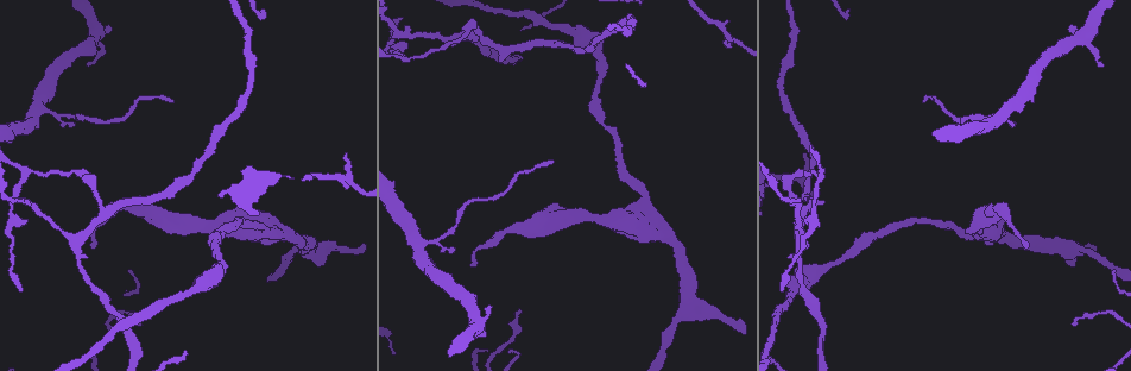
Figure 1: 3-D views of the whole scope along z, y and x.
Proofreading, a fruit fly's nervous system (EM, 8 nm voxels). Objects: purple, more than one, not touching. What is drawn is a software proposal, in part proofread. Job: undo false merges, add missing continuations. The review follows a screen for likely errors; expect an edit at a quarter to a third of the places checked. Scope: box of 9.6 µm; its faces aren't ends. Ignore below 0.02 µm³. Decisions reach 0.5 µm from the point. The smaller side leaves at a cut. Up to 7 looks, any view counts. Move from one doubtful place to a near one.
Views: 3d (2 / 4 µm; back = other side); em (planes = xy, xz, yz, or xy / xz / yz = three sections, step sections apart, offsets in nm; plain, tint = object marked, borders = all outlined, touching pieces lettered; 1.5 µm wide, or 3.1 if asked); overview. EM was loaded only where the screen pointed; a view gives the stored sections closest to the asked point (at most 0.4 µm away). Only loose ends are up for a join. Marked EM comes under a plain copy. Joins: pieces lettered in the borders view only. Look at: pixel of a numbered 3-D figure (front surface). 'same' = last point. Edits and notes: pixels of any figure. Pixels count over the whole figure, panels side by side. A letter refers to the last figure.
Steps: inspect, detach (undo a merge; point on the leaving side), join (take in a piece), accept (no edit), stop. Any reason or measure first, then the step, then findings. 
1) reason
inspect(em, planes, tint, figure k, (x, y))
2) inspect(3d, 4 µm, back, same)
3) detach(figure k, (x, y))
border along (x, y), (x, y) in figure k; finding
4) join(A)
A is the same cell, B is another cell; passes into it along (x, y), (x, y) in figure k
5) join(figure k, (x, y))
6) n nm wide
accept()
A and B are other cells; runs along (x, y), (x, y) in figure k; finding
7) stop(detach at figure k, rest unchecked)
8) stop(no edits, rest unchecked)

inspect(em, planes, tint, figure 1, (489, 307))

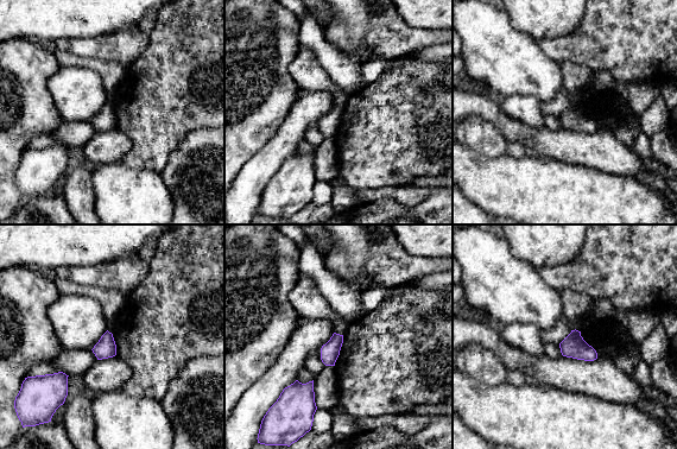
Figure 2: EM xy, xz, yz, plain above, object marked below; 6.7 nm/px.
see the neighbours
inspect(em, planes, borders, same)

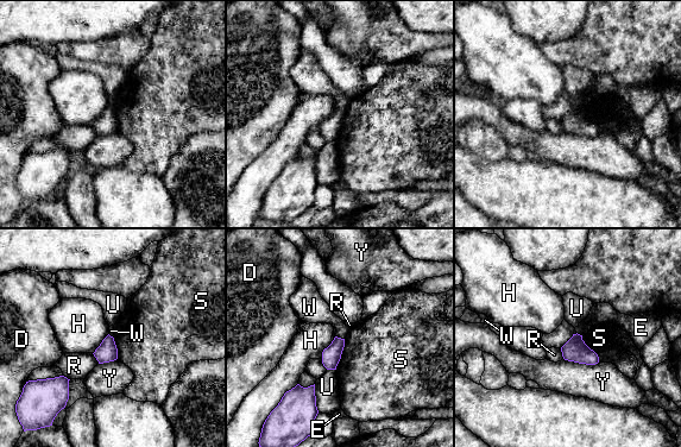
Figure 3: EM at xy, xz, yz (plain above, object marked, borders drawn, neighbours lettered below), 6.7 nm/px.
Y touches over 240 nm
accept()
D, E, H, R, S, U, W and Y are other cells; border along (345, 339), (341, 358), (335, 369) in figure 3; no lettered piece goes on from it

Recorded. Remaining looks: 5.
an open end
inspect(em, planes, borders, figure 1, (473, 267))

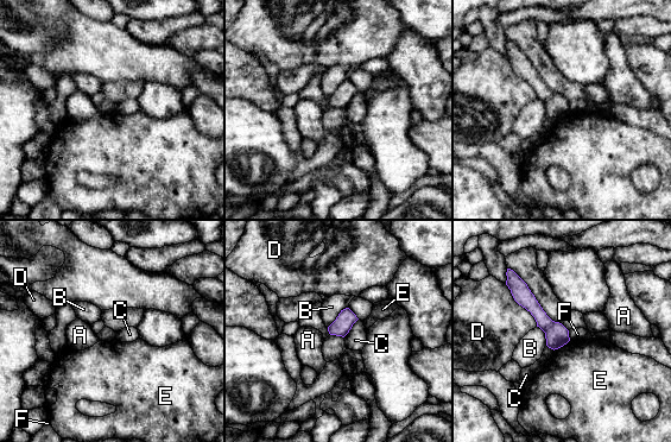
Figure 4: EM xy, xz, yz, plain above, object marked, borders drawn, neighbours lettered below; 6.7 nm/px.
120 nm wide
accept()
A, B, C, D, E and F are other cells; border along (330, 334), (343, 338) in figure 4; no lettered piece goes on from it

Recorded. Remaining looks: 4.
inspect(em, planes, borders, figure 1, (820, 272))

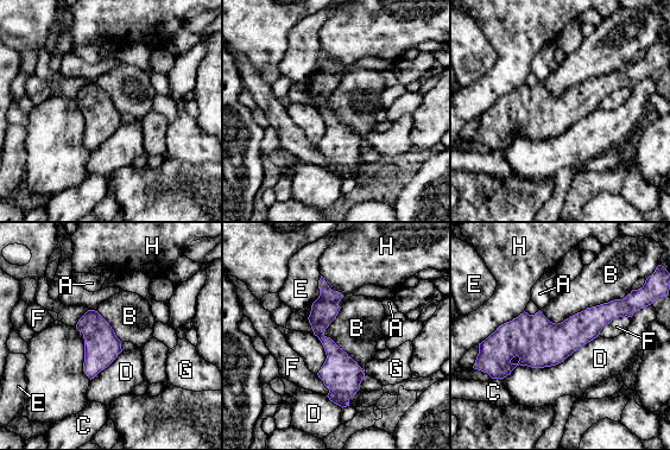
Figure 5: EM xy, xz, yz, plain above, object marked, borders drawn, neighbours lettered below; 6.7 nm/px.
240 nm wide
accept()
A, B, C, D, E, F, G and H are other cells; border along (599, 334), (500, 379) in figure 5; all the same neuron

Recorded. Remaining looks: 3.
stop(no edits, rest unchecked)

